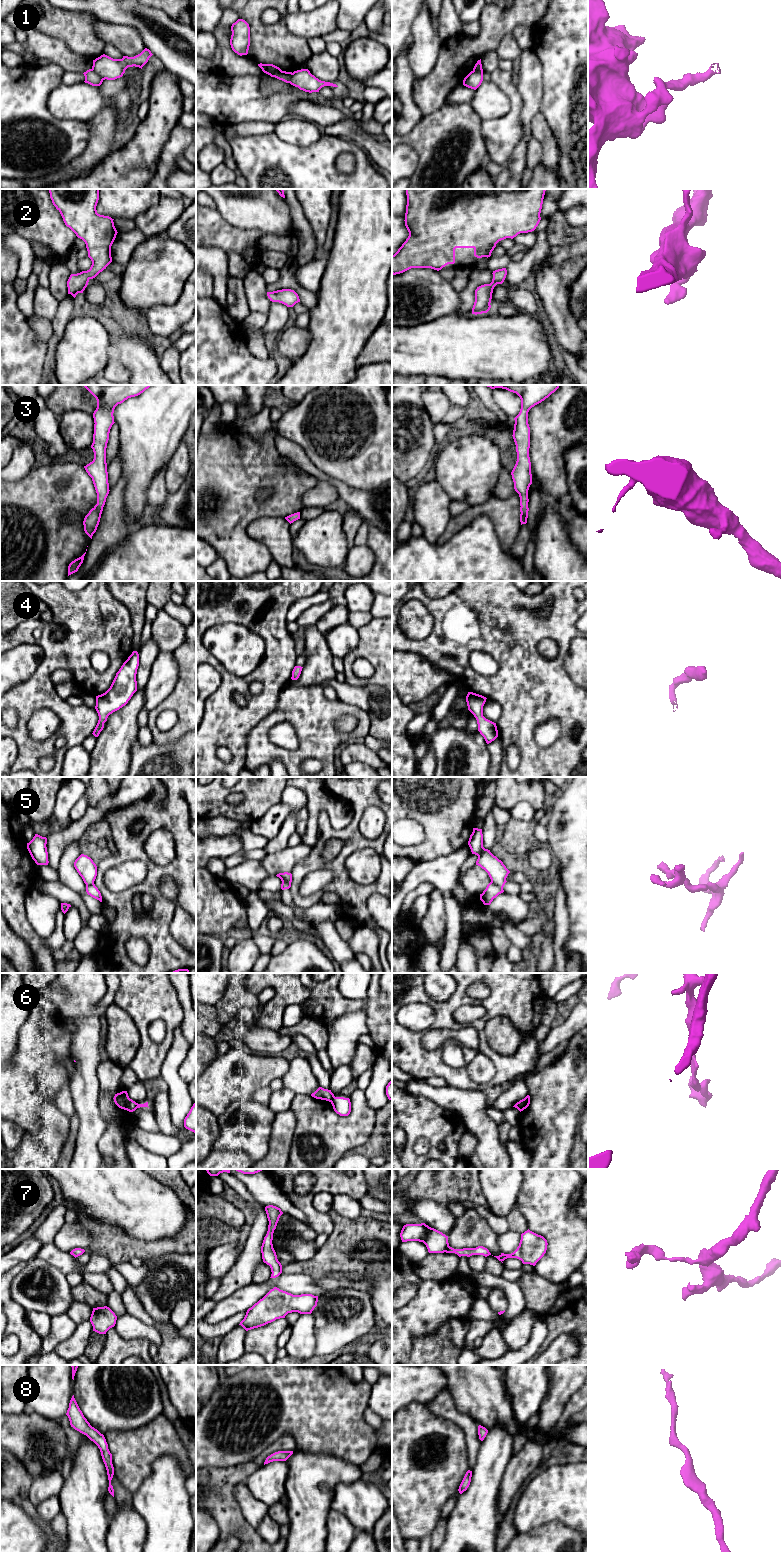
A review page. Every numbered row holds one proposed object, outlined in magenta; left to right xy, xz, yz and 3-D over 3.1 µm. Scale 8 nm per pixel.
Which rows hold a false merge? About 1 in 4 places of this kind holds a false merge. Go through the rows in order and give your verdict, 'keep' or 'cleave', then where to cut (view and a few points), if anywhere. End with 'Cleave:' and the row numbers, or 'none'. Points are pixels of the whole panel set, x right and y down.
1: cleave; cut xy (92, 68), (103, 79)
2: keep; cut none
3: keep; cut none
4: keep; cut none
5: cleave; cut yz (491, 881), (502, 888)
6: cleave; cut xz (334, 1096), (330, 1101)
7: keep; cut none
8: keep; cut none
Cleave: 1, 5, 6

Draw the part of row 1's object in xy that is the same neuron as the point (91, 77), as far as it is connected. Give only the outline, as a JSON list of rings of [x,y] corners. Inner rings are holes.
[[[89,69],[83,73],[85,76],[85,83],[88,83],[92,86],[100,86],[103,82],[103,79],[95,73],[93,69]]]

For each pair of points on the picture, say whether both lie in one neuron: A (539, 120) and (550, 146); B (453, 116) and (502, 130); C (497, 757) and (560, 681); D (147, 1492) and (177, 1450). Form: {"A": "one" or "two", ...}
{"A": "one", "B": "two", "C": "two", "D": "two"}

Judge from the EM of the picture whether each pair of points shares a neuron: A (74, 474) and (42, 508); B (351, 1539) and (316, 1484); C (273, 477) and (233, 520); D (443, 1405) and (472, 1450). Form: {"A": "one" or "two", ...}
{"A": "one", "B": "two", "C": "one", "D": "one"}

